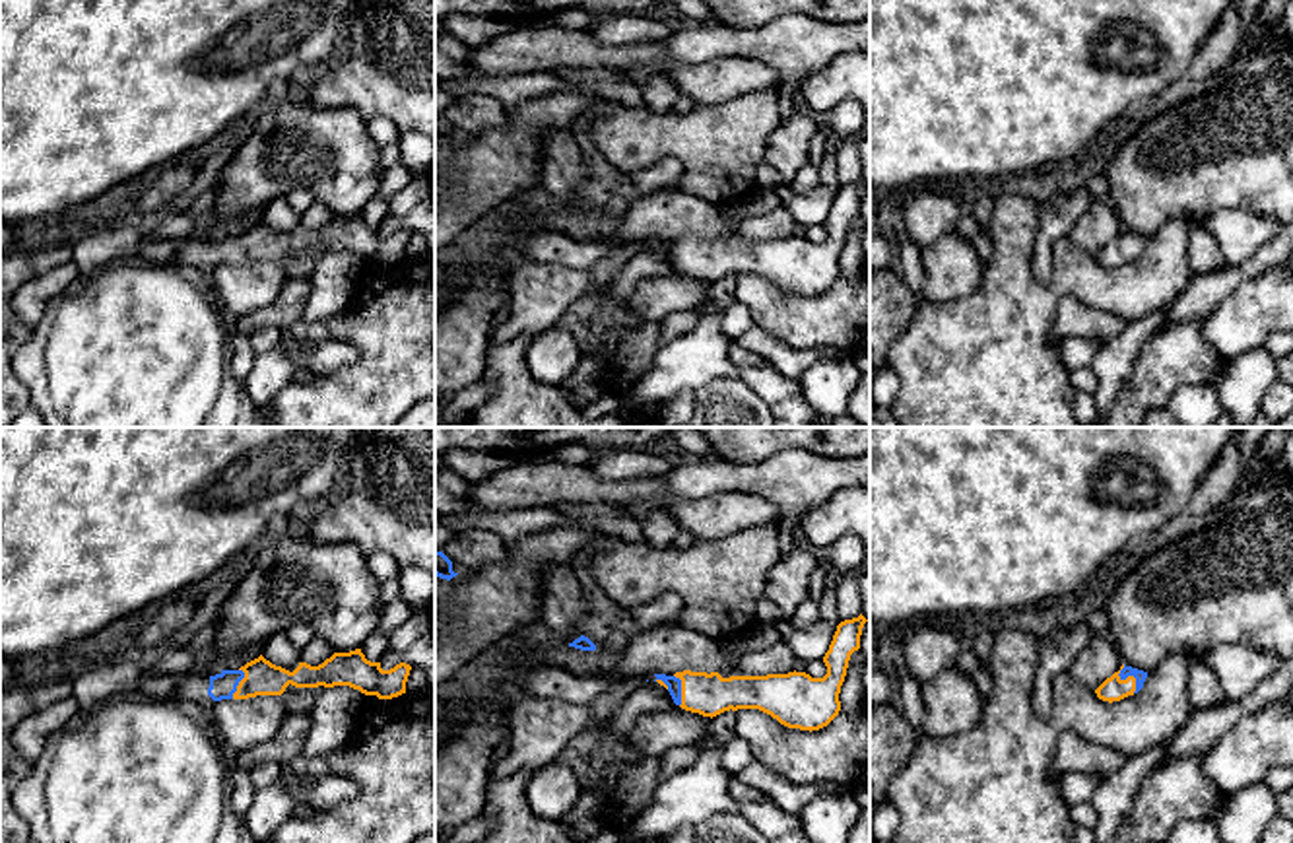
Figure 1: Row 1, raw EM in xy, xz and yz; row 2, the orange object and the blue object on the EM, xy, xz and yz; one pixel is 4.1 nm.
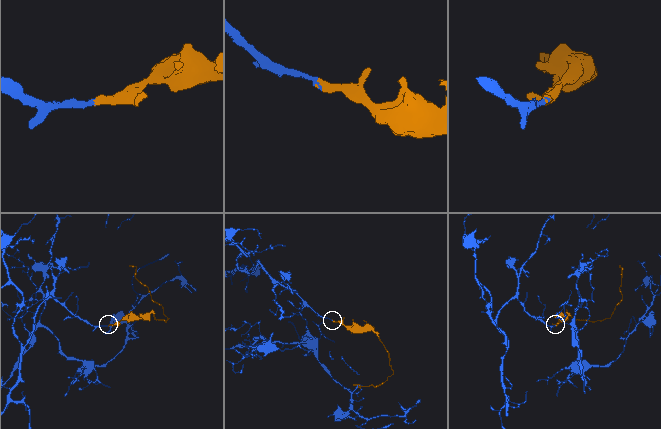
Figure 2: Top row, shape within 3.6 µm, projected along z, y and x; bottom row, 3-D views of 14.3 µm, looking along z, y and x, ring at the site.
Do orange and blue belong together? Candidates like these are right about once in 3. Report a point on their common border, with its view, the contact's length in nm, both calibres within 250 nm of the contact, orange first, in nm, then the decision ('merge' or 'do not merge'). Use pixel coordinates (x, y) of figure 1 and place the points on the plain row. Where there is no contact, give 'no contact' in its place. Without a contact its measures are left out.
yz (1128, 241) | 130 nm | 100/50 nm | merge

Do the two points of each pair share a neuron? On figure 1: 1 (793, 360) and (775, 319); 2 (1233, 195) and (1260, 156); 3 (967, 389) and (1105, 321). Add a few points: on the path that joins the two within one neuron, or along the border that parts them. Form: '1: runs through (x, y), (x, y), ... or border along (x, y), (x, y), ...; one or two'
1: border along (754, 325), (795, 348), (833, 346); two
2: runs through (1233, 185), (1251, 166); one
3: border along (1064, 300), (1057, 311), (1049, 344); two

